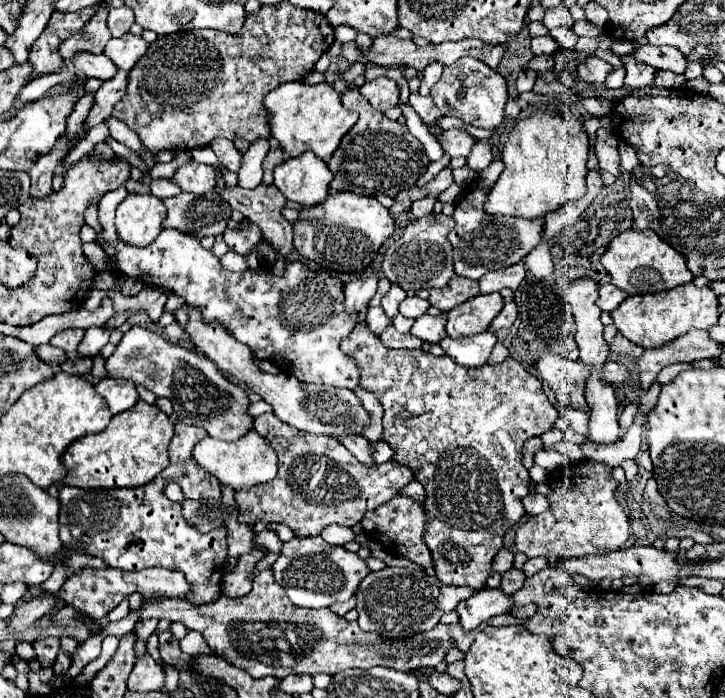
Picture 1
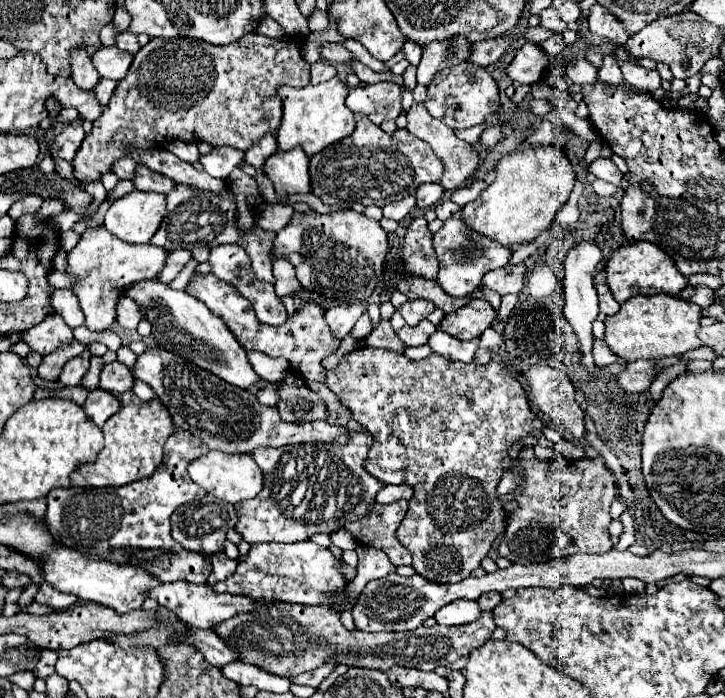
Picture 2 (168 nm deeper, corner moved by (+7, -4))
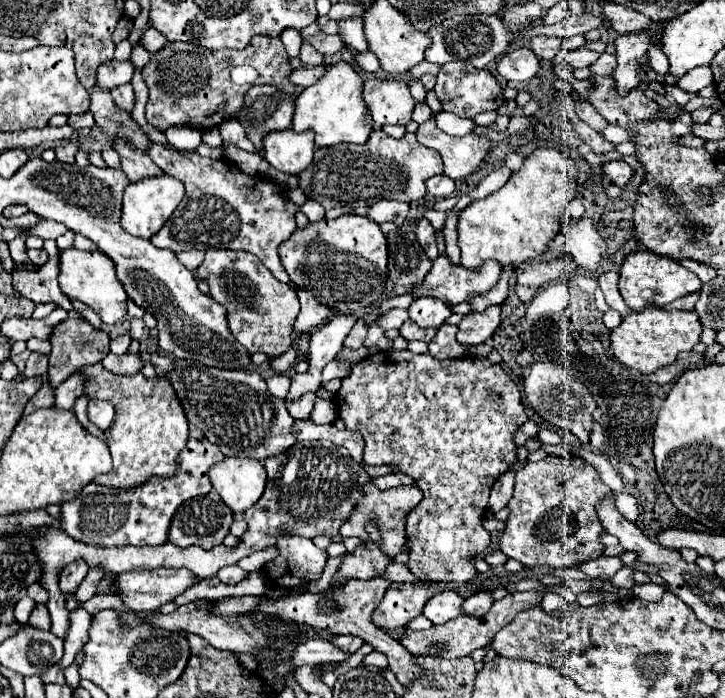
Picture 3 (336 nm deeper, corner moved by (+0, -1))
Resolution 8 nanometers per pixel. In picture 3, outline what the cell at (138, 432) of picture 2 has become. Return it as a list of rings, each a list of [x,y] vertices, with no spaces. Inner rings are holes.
[[[101,362],[85,366],[81,372],[87,376],[85,394],[89,398],[109,400],[115,406],[115,420],[105,430],[113,468],[97,476],[95,482],[113,488],[131,488],[147,482],[151,476],[173,476],[177,454],[187,444],[187,418],[167,376],[159,380],[147,380],[143,374],[119,376],[105,370]]]

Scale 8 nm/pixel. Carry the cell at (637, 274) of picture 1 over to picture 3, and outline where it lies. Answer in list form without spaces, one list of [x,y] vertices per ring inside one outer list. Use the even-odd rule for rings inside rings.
[[[637,250],[637,252],[631,252],[629,256],[625,256],[619,274],[621,274],[619,292],[631,310],[643,310],[647,304],[665,306],[665,304],[673,302],[675,298],[701,290],[701,286],[703,286],[701,280],[697,278],[697,274],[683,268],[681,262],[677,262],[673,258],[665,258],[665,256],[649,252],[649,250]]]

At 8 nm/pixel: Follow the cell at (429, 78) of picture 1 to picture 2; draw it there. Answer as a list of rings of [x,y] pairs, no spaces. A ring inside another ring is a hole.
[[[464,35],[422,45],[422,61],[418,65],[418,83],[428,87],[436,71],[444,67],[460,65],[470,55],[470,49],[472,49],[472,41],[468,41]]]

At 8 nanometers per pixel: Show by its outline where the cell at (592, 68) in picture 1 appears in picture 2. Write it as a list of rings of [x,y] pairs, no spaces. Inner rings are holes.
[[[580,57],[580,59],[568,63],[566,75],[568,75],[568,79],[572,83],[584,85],[584,83],[594,83],[598,79],[598,69],[590,61],[586,61],[584,57]]]

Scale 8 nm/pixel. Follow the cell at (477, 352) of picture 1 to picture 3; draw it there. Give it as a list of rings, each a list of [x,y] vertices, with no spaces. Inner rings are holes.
[[[443,324],[435,338],[429,342],[429,354],[433,354],[437,360],[447,360],[447,358],[461,358],[467,352],[467,346],[461,344],[457,338],[457,326]]]

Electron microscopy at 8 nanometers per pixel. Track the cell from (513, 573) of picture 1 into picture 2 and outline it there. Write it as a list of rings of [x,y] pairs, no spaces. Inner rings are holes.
[[[486,593],[486,595],[482,595],[482,597],[476,599],[476,603],[478,603],[478,607],[482,611],[492,611],[500,601],[502,601],[502,597],[498,593]]]

